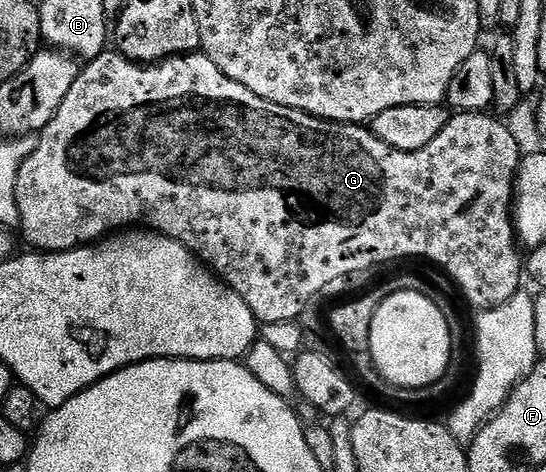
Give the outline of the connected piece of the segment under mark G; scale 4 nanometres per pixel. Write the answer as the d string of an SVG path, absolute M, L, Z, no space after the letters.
M104 52L100 56L89 59L79 69L76 84L72 84L72 88L68 92L68 96L64 96L64 104L60 104L60 108L56 112L56 116L50 121L45 128L37 135L38 143L32 152L32 156L28 156L28 160L24 160L24 164L20 168L20 172L16 176L16 208L20 212L20 234L31 242L33 249L38 252L53 252L56 250L75 250L77 246L85 246L93 244L109 235L111 232L121 231L123 228L149 228L157 234L168 236L172 240L176 240L180 244L184 244L184 248L194 251L200 261L205 262L225 285L232 287L236 293L244 300L244 304L248 304L248 308L252 308L255 318L259 323L265 324L269 322L298 322L305 312L306 305L317 296L321 290L326 290L330 286L330 282L338 282L341 278L346 278L349 274L354 274L357 270L370 270L373 266L378 266L381 262L390 262L393 258L427 258L430 262L435 262L438 266L443 266L450 273L450 278L456 285L462 289L462 294L471 302L472 305L478 306L479 311L491 310L500 304L504 304L504 300L511 298L524 282L524 254L520 249L520 243L514 233L514 219L512 217L512 207L514 205L514 179L518 176L518 163L520 161L520 153L518 154L518 138L505 126L497 117L489 118L489 113L480 114L464 114L455 113L453 117L446 123L446 127L440 132L440 136L436 136L436 140L432 140L432 144L424 144L424 148L420 148L416 152L404 152L403 150L393 150L388 144L384 144L384 140L380 140L374 135L373 129L367 128L362 124L351 124L348 122L329 122L323 118L318 118L314 114L305 114L302 110L296 108L284 108L280 104L272 104L268 100L264 100L260 96L256 96L256 92L248 92L248 88L244 88L244 84L236 84L236 80L232 80L228 76L224 76L224 72L220 72L220 68L216 68L216 64L212 64L212 60L201 52L191 52L189 54L180 54L172 58L164 58L160 62L153 64L143 64L141 62L131 62L130 59L124 57L123 54L117 52Z

